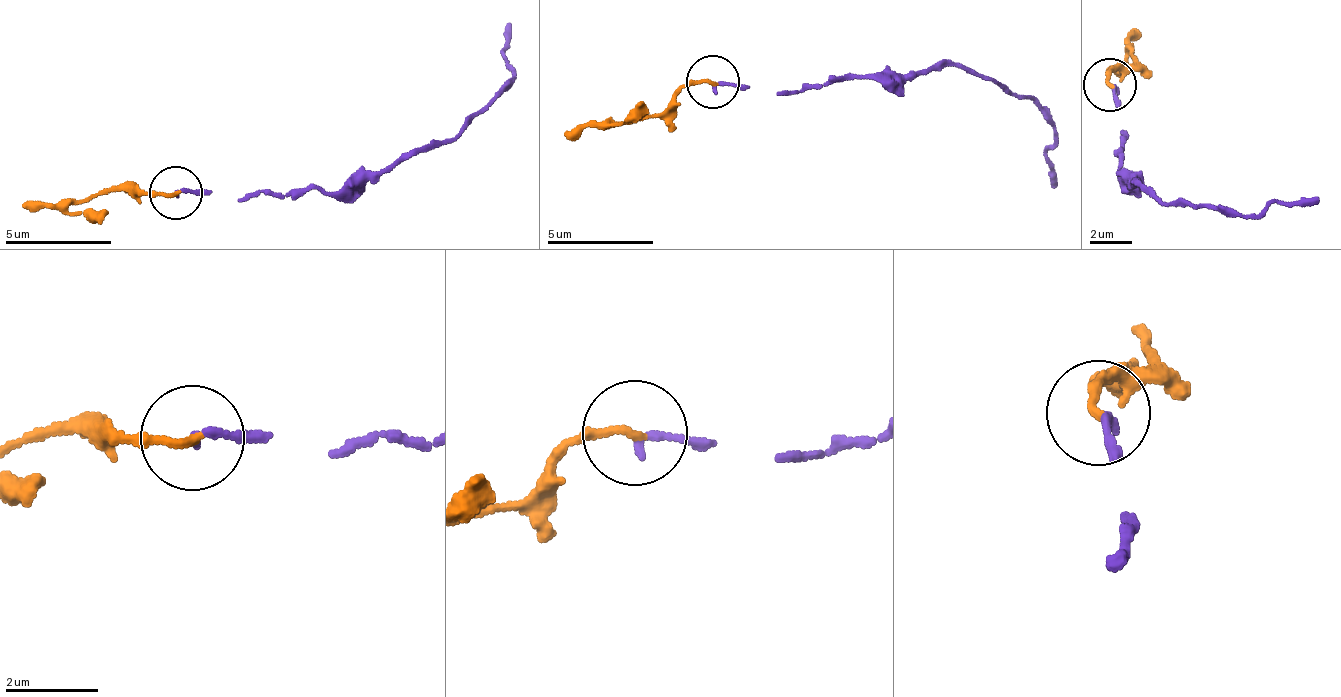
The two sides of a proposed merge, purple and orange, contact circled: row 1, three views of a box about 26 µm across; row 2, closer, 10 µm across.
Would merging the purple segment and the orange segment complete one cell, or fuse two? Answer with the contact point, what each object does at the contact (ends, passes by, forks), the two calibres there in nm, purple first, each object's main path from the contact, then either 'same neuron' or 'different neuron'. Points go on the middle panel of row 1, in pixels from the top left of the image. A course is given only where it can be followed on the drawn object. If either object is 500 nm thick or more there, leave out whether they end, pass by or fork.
at (712, 82); purple ends there; orange ends there; 180 nm thick on the purple side, 190 nm on the other; purple runs (711, 84), (743, 82), (776, 94), (946, 66), (983, 74), (1029, 101), (1056, 132), (1044, 149), (1054, 184); orange runs (711, 84), (690, 80), (659, 114), (575, 123), (565, 138); same neuron

